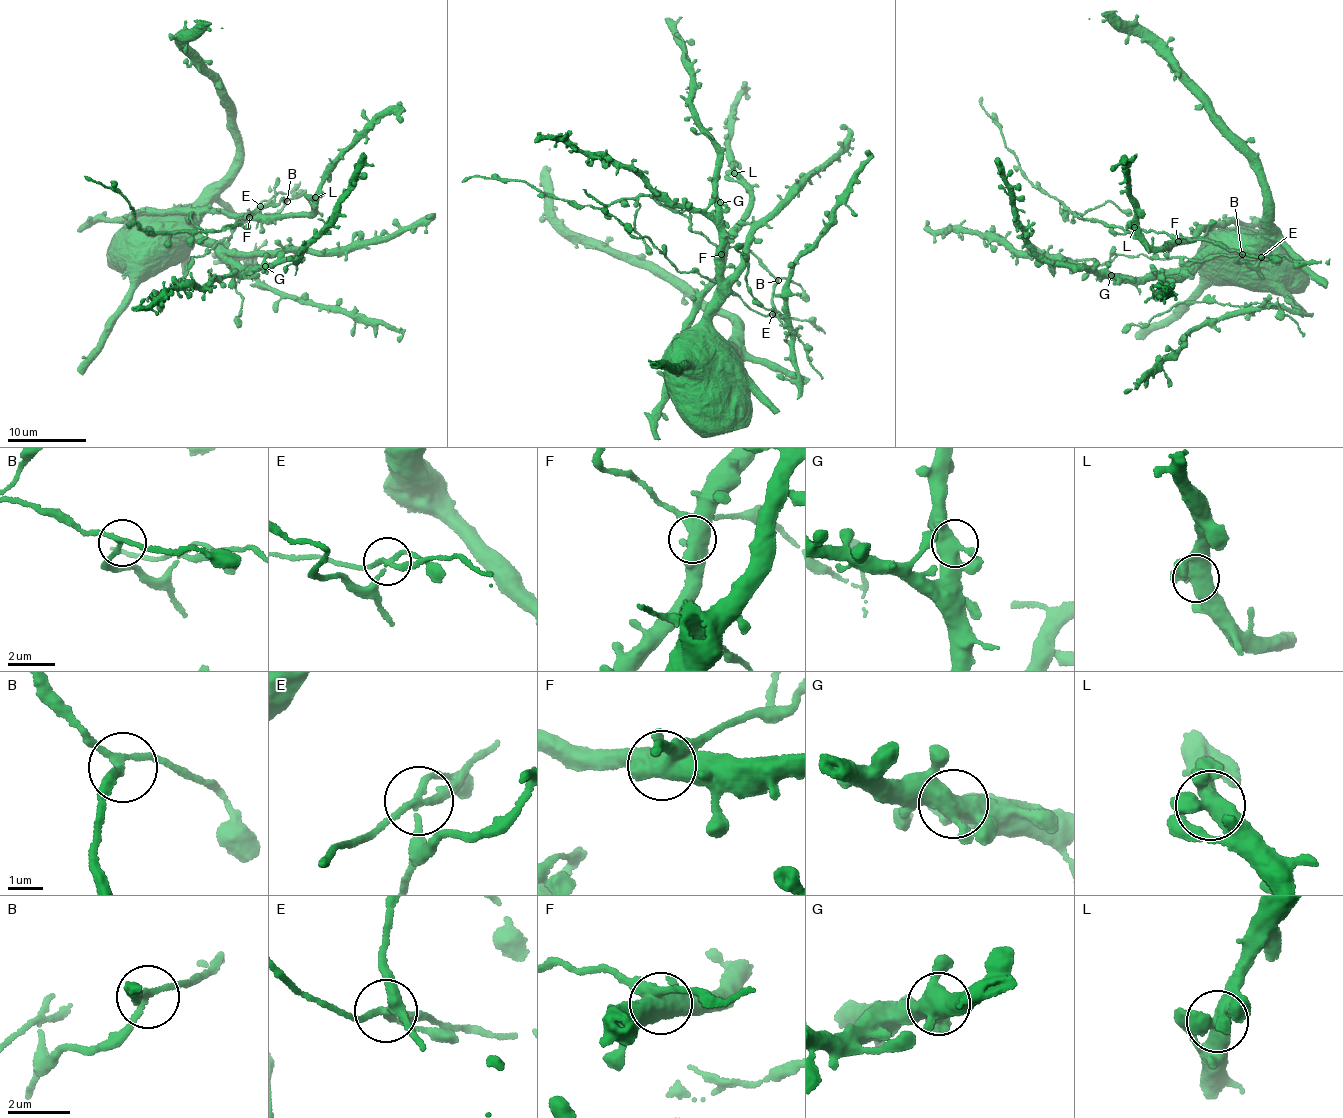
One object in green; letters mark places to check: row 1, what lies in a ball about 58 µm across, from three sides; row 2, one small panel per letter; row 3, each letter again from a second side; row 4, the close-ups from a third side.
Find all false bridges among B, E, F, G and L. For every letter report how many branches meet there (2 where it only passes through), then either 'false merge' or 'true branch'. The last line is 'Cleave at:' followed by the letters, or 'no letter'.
B: 3 | true branch
E: 3 | false merge
F: 3 | false merge
G: 3 | true branch
L: 3 | true branch
Cleave at: E, F

